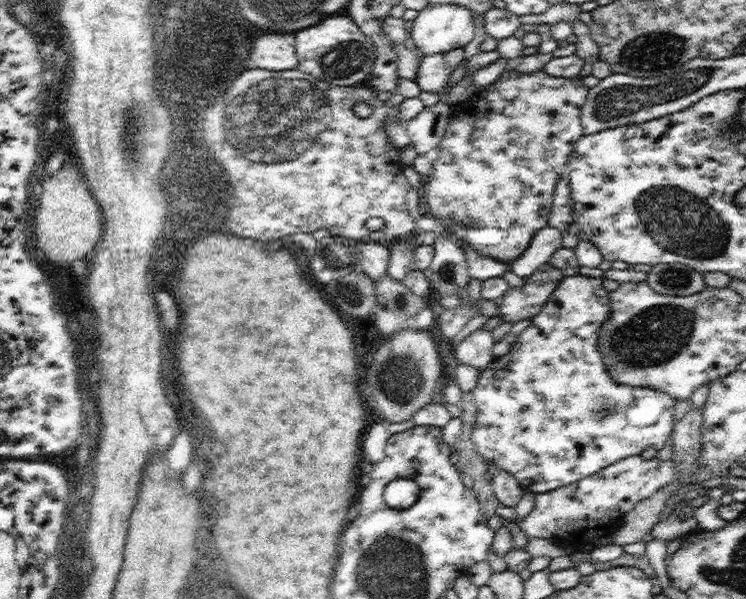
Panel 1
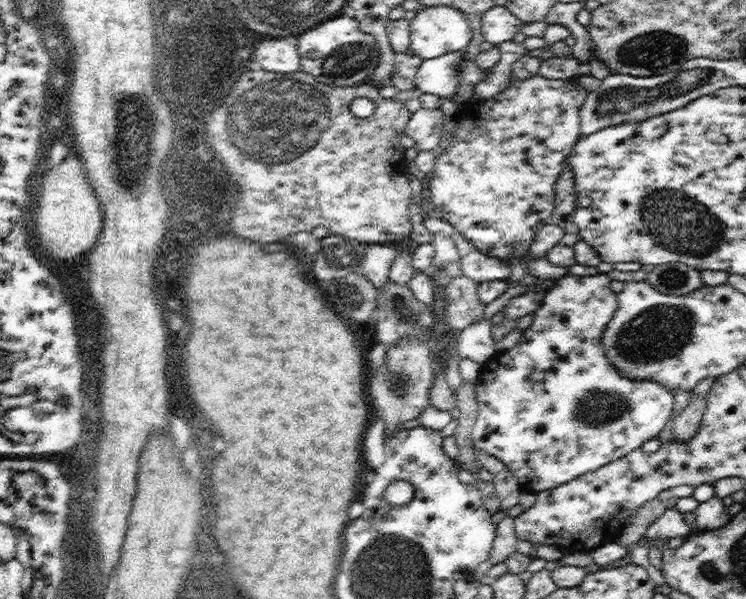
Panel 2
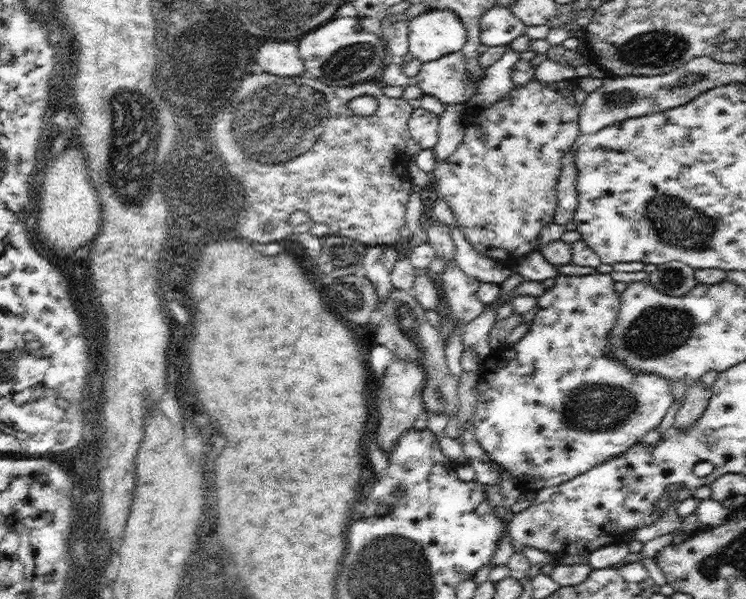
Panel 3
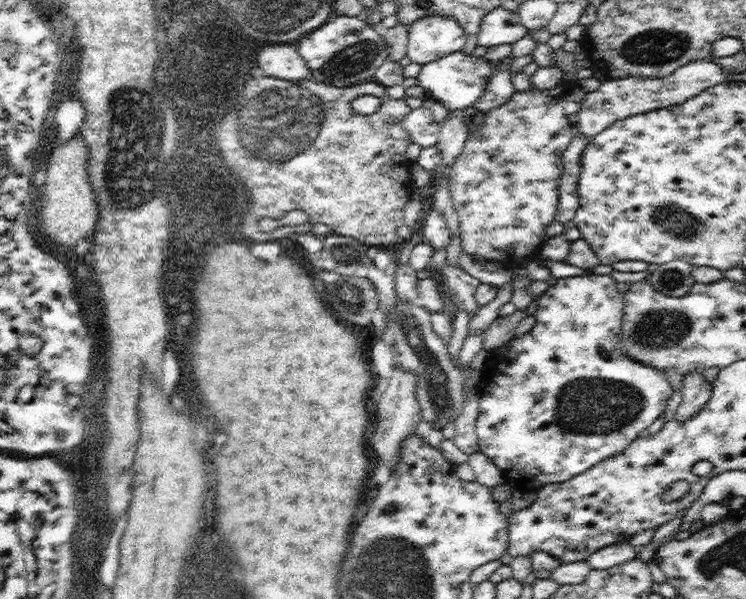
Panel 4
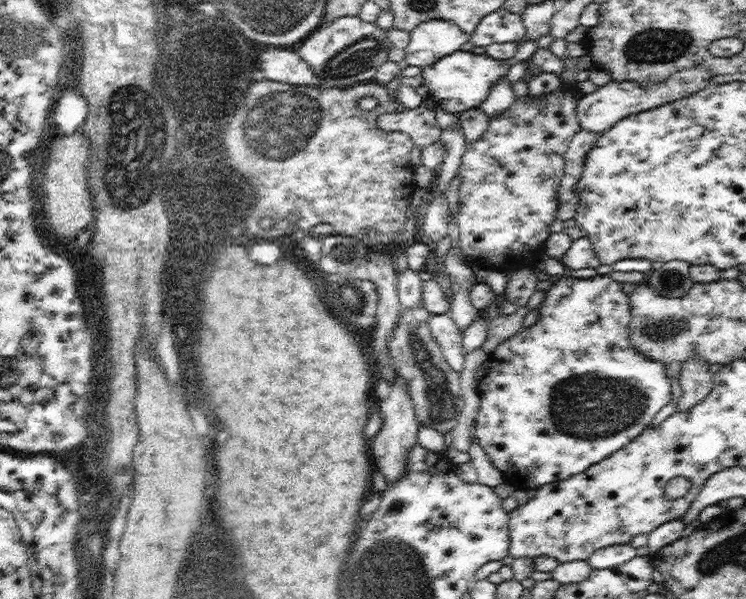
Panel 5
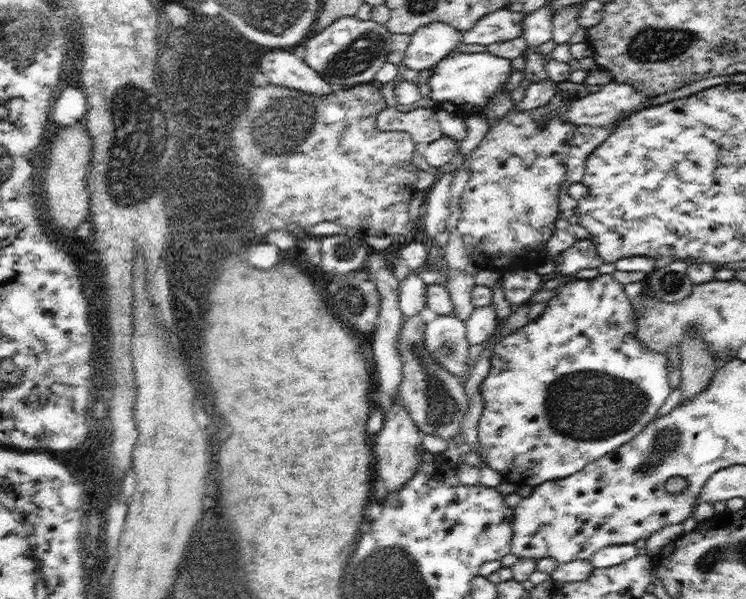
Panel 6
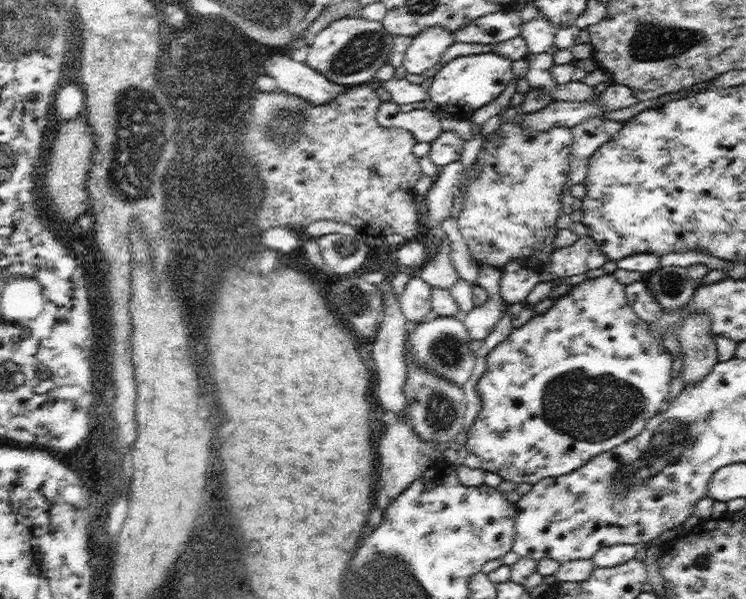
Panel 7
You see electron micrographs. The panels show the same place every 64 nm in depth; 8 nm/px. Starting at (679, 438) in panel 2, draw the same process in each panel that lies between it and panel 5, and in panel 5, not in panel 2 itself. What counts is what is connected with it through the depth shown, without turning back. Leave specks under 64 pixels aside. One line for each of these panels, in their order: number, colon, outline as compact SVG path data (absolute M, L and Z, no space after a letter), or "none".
3: M695 380L687 386L687 392L683 396L683 402L679 404L679 410L673 420L673 428L677 428L681 434L687 432L703 414L711 398L711 388L705 388L701 380Z
4: M689 372L687 376L683 376L681 384L681 404L673 412L673 420L677 422L691 420L691 416L695 416L711 398L713 388L713 382L707 382L701 372Z
5: M691 356L681 364L679 372L679 386L683 390L681 398L677 400L677 412L689 412L695 408L713 388L713 374L709 372L709 362L699 360L699 356Z

